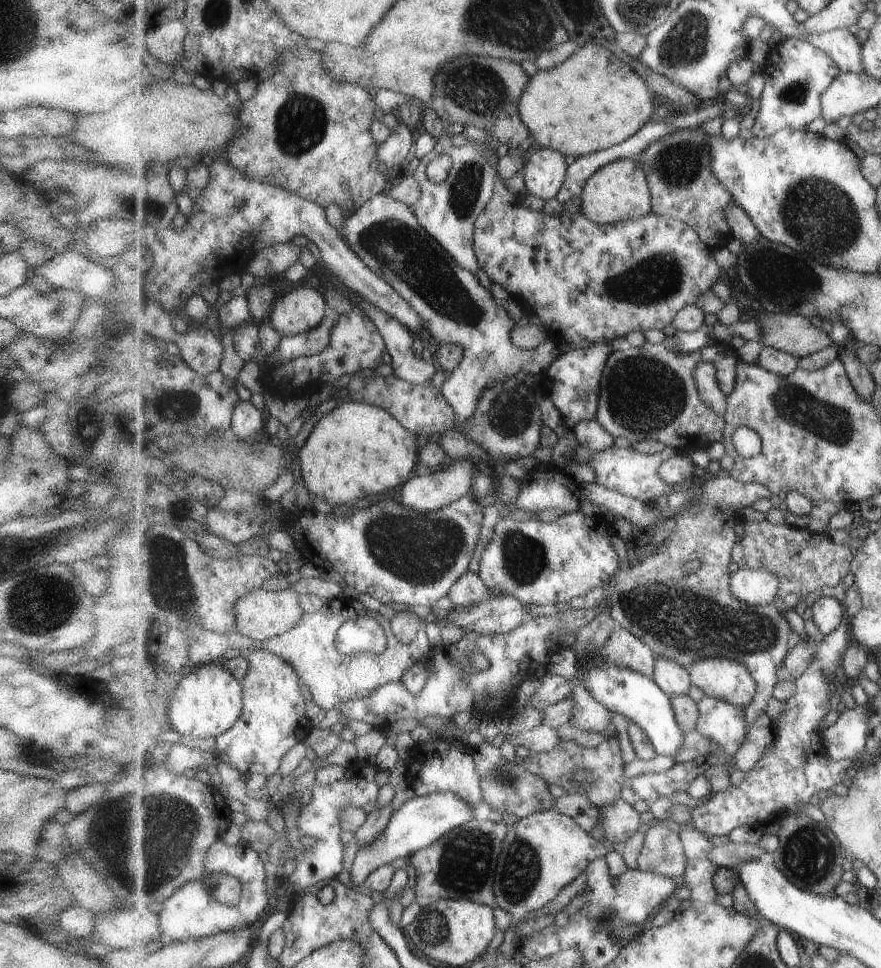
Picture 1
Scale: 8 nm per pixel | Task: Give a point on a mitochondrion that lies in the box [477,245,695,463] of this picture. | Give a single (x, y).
(644, 396)

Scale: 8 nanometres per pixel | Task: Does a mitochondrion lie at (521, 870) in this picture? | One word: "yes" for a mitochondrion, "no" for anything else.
yes

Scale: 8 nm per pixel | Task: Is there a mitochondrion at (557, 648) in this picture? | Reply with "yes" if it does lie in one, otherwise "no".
no

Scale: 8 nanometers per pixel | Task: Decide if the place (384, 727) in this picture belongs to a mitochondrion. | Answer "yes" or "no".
no

